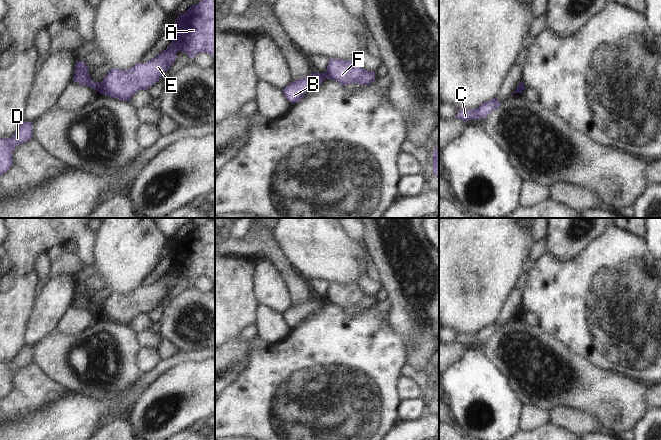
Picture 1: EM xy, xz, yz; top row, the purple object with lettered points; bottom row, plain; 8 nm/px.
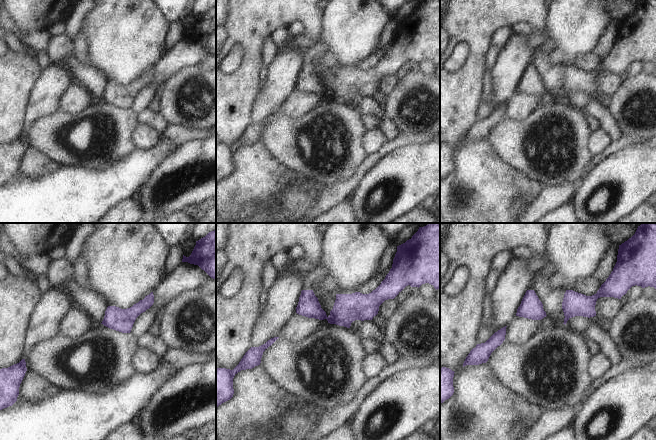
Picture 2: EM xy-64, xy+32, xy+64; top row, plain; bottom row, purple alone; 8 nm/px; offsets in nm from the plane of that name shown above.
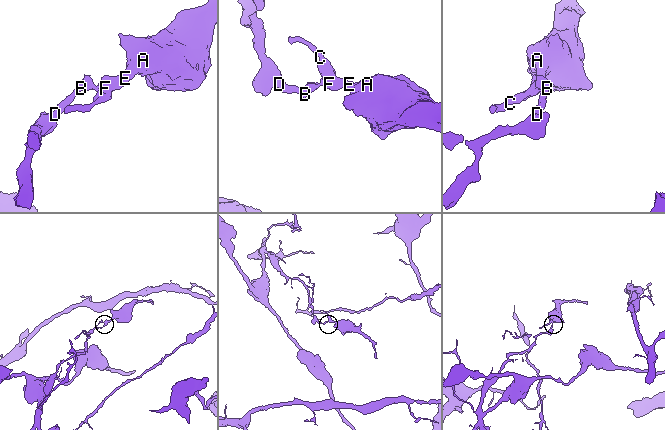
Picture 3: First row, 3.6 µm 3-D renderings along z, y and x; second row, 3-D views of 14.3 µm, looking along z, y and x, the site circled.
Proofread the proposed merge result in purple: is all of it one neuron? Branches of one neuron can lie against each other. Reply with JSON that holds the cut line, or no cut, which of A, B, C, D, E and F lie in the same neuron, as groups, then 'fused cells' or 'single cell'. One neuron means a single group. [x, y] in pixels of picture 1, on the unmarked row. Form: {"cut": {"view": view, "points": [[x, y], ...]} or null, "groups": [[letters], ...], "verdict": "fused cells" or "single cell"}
{"cut": {"view": "xy", "points": [[101, 307], [99, 315]]}, "groups": [["A", "C", "E", "F"], ["B", "D"]], "verdict": "fused cells"}

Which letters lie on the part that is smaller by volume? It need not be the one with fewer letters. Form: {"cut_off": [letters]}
{"cut_off": ["A", "C", "E", "F"]}

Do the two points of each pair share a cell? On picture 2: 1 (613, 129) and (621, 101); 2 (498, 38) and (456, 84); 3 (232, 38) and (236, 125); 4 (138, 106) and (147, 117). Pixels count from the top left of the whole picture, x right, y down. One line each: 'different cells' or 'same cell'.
1: different cells
2: different cells
3: same cell
4: different cells

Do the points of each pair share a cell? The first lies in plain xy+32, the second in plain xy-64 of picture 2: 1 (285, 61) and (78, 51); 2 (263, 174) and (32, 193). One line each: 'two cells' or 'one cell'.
1: two cells
2: two cells

